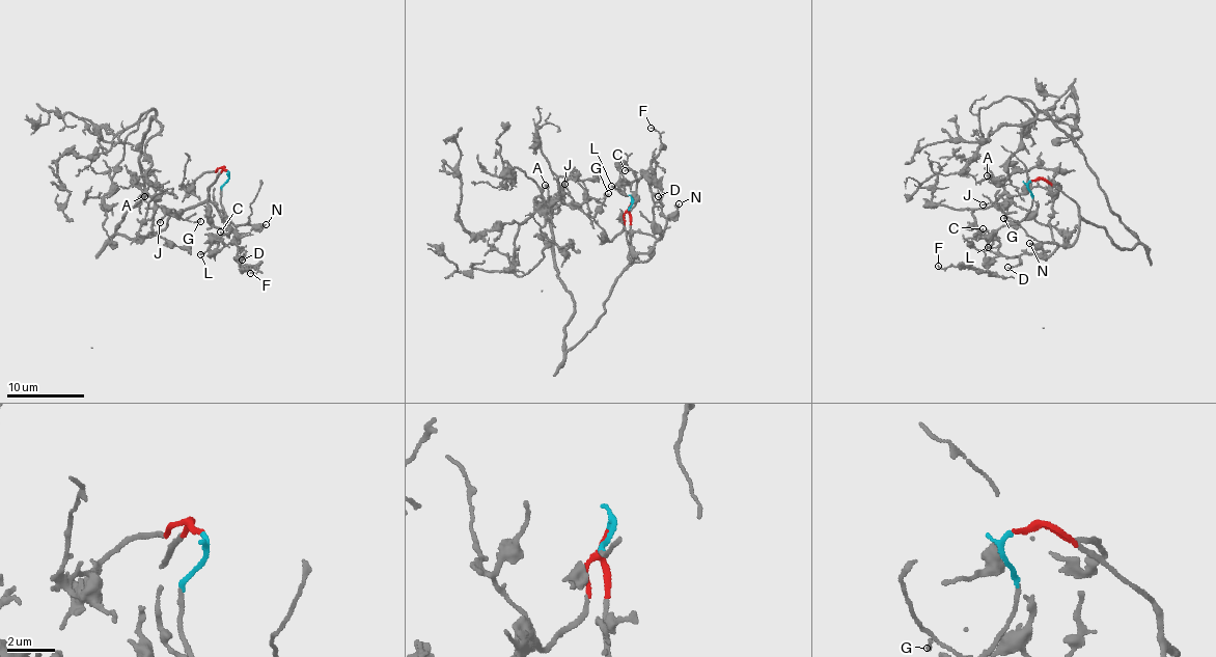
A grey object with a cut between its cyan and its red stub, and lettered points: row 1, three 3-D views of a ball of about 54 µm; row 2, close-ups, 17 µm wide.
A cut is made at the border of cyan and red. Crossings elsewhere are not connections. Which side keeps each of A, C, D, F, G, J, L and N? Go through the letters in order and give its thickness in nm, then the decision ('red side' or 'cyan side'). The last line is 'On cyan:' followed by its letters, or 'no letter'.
A: 190 nm thick; red side
C: 240 nm thick; cyan side
D: 130 nm thick; red side
F: 150 nm thick; red side
G: 160 nm thick; red side
J: 100 nm thick; red side
L: 150 nm thick; cyan side
N: 200 nm thick; red side
On cyan: C, L

